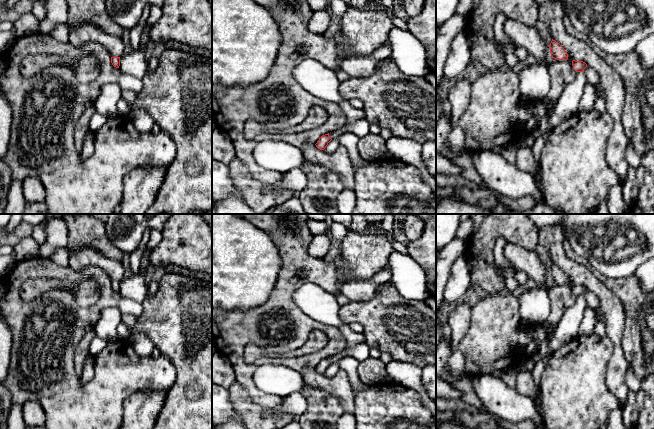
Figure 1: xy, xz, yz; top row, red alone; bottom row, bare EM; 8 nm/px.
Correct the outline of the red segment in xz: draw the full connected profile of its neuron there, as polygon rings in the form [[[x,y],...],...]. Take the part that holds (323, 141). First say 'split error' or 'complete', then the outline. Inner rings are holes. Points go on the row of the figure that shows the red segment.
complete | [[[328,133],[328,134],[321,136],[315,145],[318,149],[324,150],[331,140],[332,139]]]

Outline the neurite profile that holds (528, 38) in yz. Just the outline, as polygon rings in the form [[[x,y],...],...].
[[[507,19],[504,30],[514,44],[523,47],[528,53],[535,56],[540,63],[548,67],[552,61],[550,48],[535,28],[529,28],[522,23]]]

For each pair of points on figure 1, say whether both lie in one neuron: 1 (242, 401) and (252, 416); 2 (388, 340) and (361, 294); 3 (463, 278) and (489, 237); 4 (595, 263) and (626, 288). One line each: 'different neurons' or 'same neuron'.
1: same neuron
2: different neurons
3: different neurons
4: different neurons

